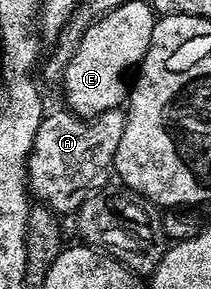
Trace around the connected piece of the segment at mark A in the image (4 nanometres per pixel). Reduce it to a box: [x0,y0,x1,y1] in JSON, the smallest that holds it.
[27,108,125,214]

